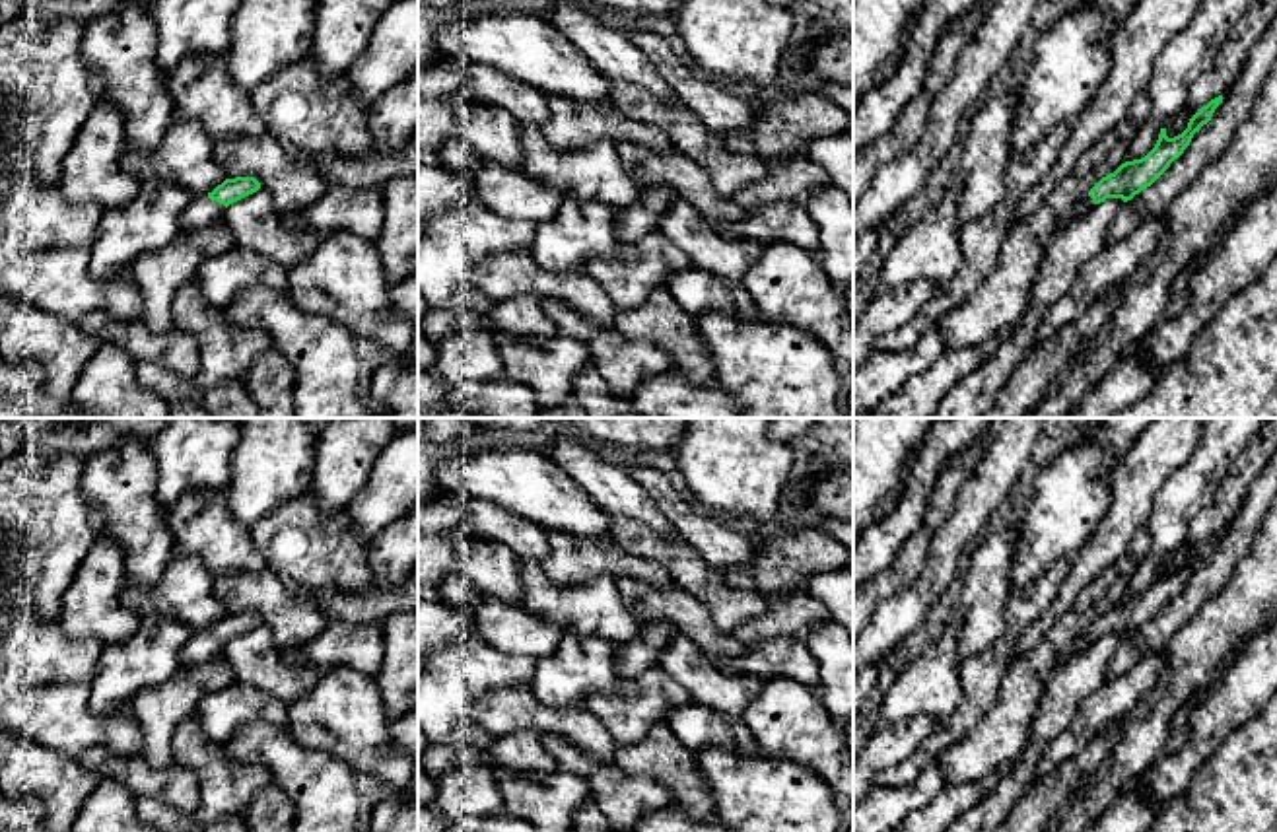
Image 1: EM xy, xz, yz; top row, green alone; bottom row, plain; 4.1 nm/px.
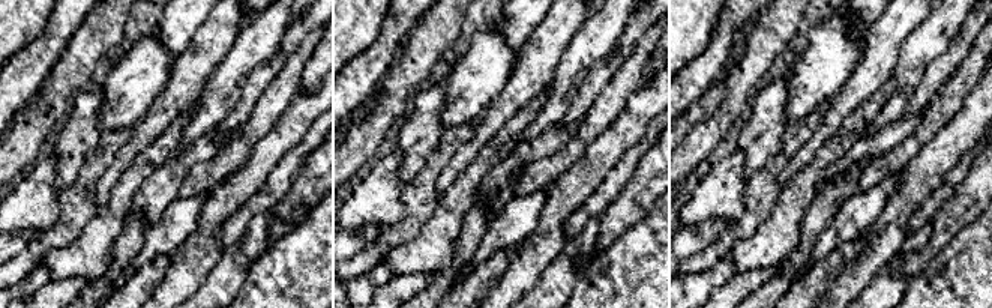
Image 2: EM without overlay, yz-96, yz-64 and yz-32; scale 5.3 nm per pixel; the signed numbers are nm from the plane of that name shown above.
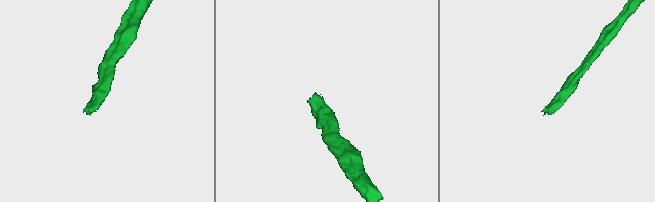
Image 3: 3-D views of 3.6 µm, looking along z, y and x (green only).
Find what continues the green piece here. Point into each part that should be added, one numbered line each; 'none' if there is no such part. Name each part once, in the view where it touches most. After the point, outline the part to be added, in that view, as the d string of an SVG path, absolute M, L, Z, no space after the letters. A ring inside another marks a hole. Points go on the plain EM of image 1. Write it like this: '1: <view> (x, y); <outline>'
1: xy (201, 648); M208 630L194 634L181 649L179 669L192 669L212 661L224 651L225 641L210 636Z

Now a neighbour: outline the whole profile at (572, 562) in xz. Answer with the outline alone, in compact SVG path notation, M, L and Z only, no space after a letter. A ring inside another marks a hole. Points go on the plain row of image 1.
M550 533L548 542L550 554L542 558L540 566L558 585L579 587L601 577L638 579L659 591L673 585L663 564L634 556L614 540Z

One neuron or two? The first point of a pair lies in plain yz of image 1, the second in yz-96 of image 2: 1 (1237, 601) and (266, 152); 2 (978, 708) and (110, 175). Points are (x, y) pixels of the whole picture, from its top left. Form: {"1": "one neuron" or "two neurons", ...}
{"1": "one neuron", "2": "two neurons"}

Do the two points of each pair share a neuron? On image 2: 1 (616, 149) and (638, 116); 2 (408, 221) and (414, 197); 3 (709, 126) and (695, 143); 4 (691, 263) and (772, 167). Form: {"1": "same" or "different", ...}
{"1": "same", "2": "same", "3": "same", "4": "same"}

